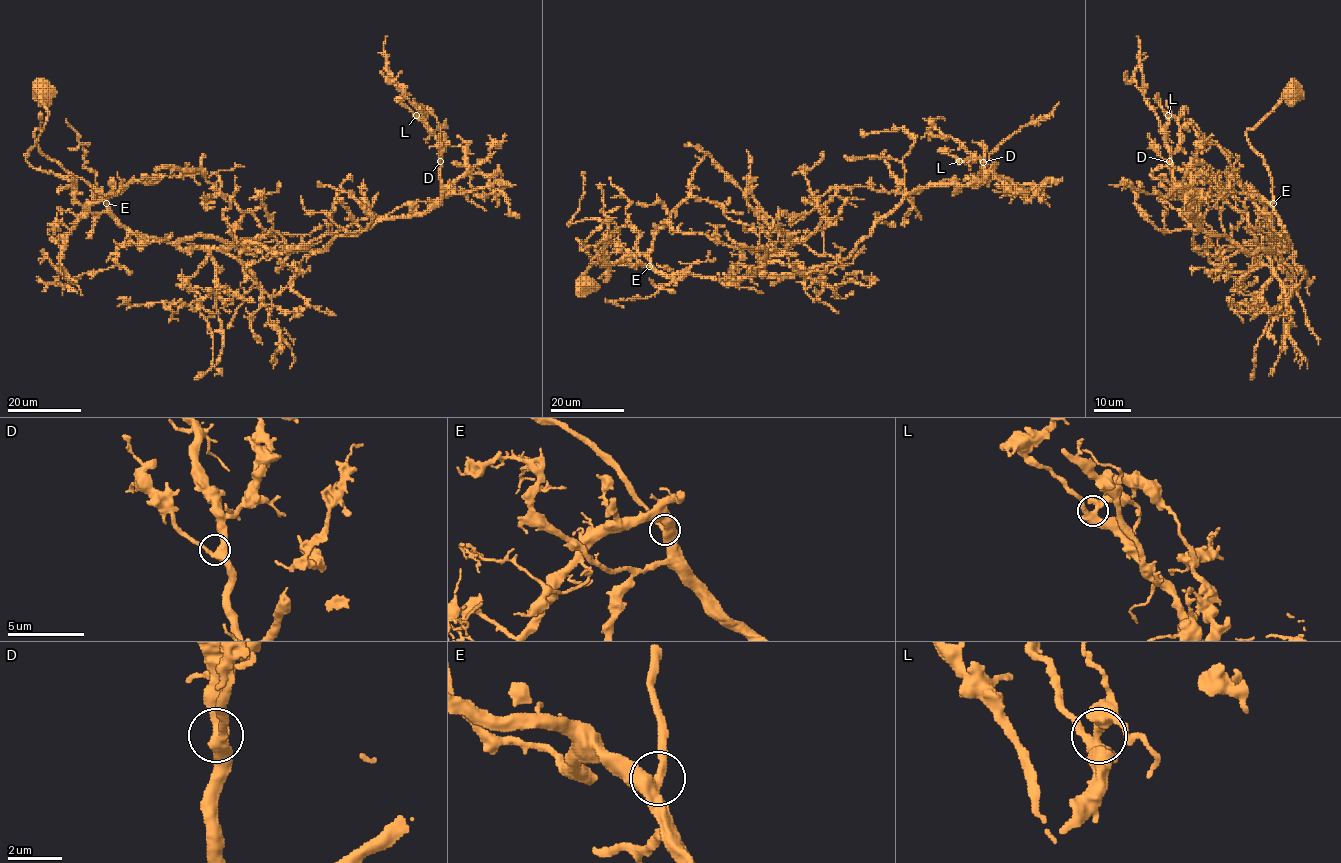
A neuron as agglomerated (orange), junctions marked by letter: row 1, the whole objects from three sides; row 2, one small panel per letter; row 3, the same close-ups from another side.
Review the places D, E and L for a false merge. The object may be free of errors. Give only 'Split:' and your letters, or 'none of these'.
Split: none of these

